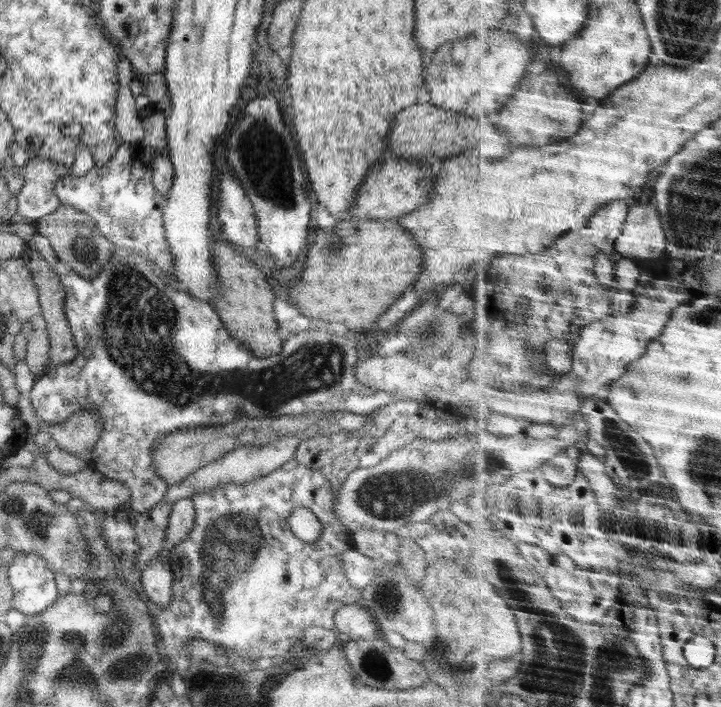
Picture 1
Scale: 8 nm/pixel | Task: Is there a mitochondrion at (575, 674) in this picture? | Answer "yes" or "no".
yes

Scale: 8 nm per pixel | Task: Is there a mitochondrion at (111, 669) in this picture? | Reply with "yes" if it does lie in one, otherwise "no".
yes

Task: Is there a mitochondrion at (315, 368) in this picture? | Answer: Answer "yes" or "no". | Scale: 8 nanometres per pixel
yes

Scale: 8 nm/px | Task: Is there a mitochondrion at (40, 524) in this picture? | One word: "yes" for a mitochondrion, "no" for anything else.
yes

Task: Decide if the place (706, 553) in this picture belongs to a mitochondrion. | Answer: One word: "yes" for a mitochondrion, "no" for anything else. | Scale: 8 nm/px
no

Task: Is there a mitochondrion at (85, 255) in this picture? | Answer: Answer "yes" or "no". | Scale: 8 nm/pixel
yes

